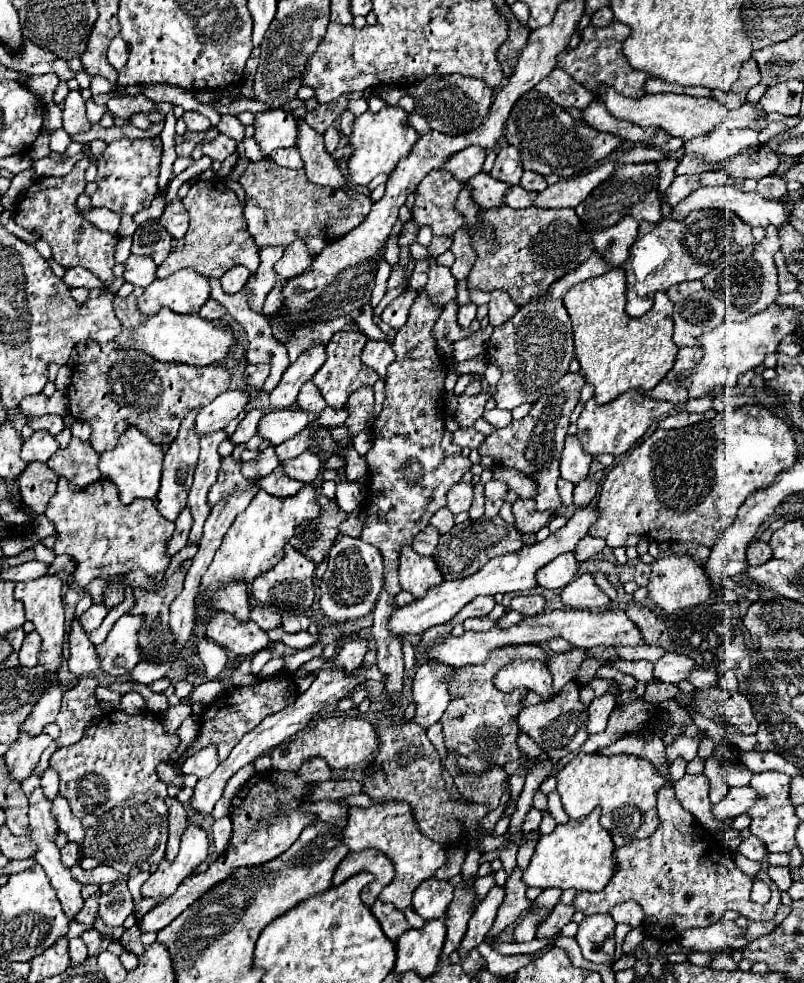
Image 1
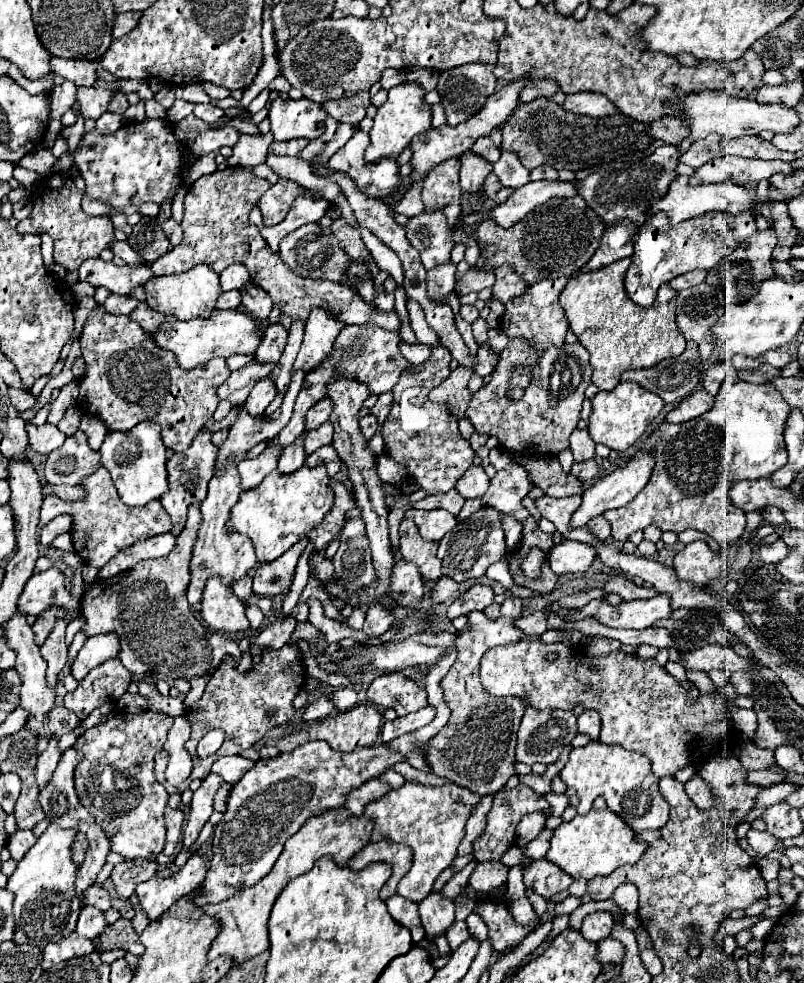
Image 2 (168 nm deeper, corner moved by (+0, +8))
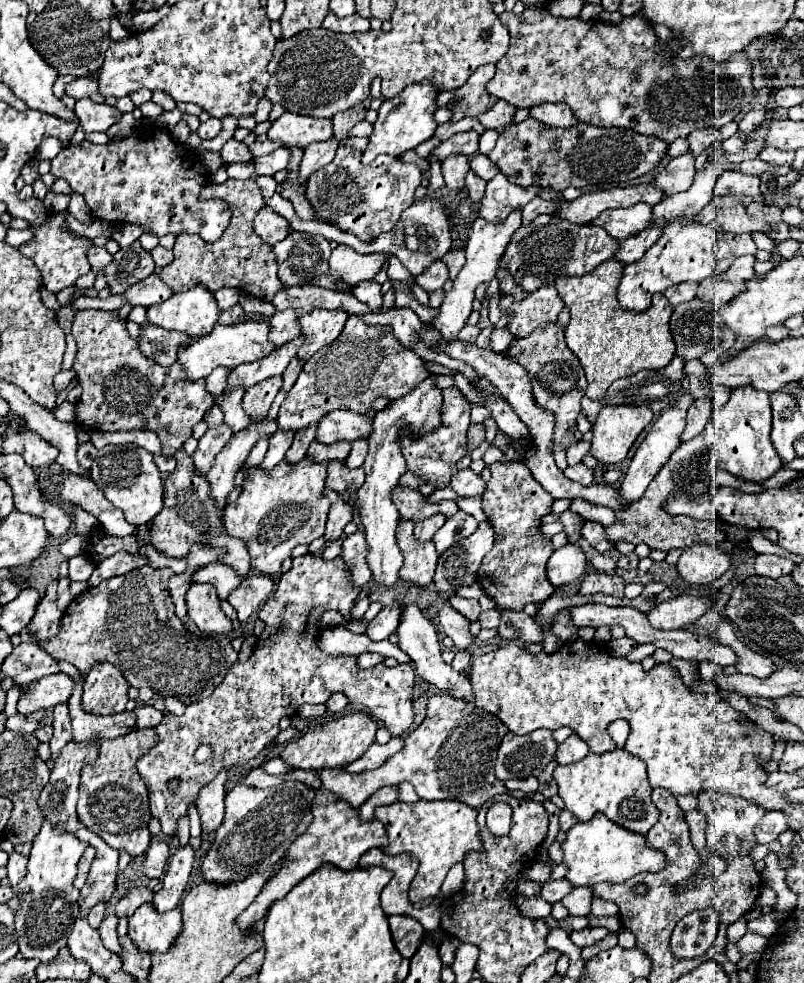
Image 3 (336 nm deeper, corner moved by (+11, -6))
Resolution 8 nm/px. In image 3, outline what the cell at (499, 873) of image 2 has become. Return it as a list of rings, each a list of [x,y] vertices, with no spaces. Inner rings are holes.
[[[514,897],[514,903],[520,907],[522,915],[526,917],[532,917],[532,919],[542,919],[542,917],[550,917],[552,913],[552,905],[546,903],[544,899],[538,899],[538,897]]]

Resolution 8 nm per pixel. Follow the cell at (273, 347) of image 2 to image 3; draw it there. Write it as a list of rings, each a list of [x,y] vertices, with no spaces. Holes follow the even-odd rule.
[[[294,309],[276,311],[270,319],[270,325],[272,325],[270,339],[272,343],[278,343],[278,347],[300,335],[300,317],[296,315]]]

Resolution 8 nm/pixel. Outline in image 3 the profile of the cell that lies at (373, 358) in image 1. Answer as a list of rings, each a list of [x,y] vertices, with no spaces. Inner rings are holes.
[[[350,315],[342,335],[330,345],[318,349],[312,359],[304,363],[296,385],[280,405],[276,421],[282,429],[292,427],[294,431],[300,431],[336,409],[368,413],[378,397],[404,397],[404,393],[424,381],[426,375],[424,361],[396,339],[390,325],[368,325]]]

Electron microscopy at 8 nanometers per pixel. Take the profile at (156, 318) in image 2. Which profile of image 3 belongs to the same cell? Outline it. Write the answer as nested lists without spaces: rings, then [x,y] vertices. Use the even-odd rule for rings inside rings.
[[[144,325],[142,327],[142,339],[140,339],[140,351],[160,363],[160,365],[172,365],[176,361],[178,349],[188,341],[190,337],[186,333],[178,331],[164,331],[156,325]]]

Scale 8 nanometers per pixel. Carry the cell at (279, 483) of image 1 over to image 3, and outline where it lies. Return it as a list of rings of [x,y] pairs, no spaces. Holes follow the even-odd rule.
[[[312,425],[312,427],[304,427],[302,431],[296,433],[294,443],[292,443],[292,447],[288,449],[288,453],[286,453],[286,457],[290,459],[290,463],[300,461],[300,459],[306,455],[308,445],[314,441],[314,437],[316,437],[316,425]]]

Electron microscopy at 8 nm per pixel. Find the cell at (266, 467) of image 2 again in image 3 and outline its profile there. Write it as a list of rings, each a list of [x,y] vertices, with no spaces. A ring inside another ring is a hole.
[[[276,431],[272,437],[270,437],[270,447],[268,447],[268,453],[266,453],[266,459],[262,463],[264,469],[272,469],[276,463],[282,461],[282,457],[286,455],[286,451],[290,449],[292,445],[292,439],[294,439],[294,431]]]

